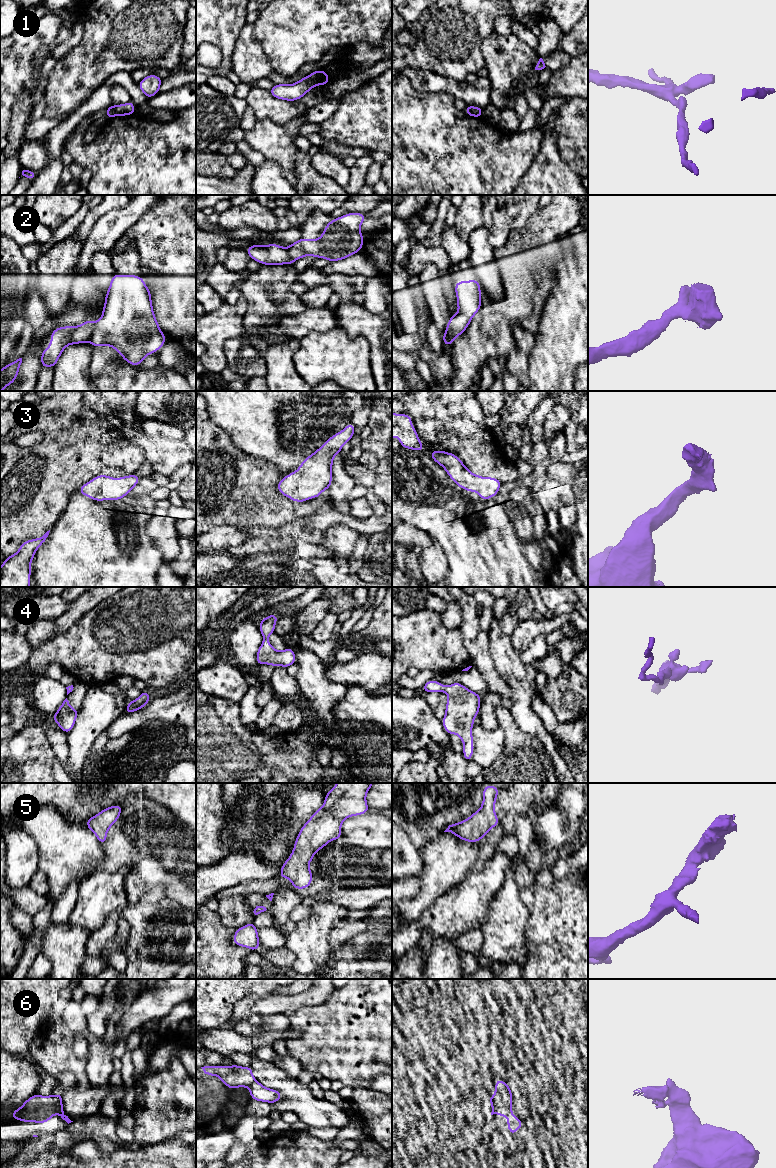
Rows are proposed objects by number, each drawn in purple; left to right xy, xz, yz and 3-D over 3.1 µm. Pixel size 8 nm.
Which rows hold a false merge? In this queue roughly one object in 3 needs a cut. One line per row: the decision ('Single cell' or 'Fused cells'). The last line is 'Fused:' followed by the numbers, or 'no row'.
1: Single cell
2: Fused cells
3: Single cell
4: Single cell
5: Single cell
6: Fused cells
Fused: 2, 6

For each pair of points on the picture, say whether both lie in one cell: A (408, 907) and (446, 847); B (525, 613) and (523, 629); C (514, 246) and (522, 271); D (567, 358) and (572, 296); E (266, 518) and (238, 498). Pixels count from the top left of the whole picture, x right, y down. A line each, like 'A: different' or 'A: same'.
A: same
B: different
C: same
D: same
E: same

